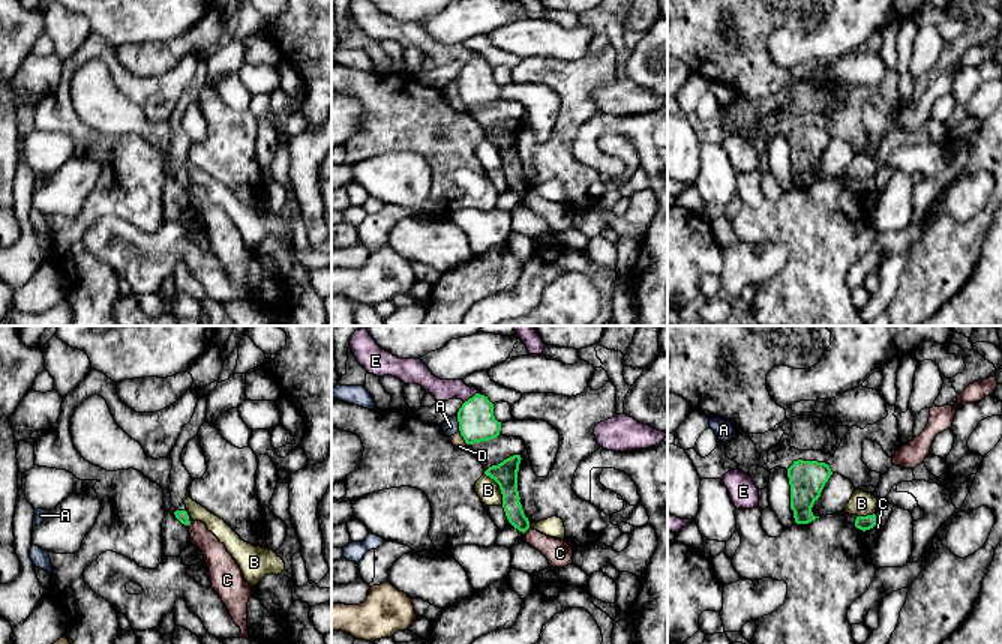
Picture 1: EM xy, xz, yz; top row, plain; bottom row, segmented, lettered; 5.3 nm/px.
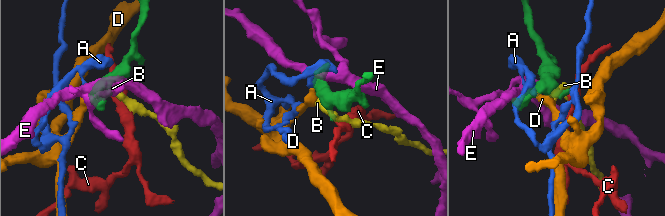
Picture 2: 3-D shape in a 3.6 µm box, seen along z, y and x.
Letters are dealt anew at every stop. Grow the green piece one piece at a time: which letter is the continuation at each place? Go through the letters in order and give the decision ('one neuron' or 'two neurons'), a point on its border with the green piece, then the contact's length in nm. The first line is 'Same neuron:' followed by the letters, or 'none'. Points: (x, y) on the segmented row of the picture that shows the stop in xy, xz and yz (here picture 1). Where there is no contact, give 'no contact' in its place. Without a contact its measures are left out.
Same neuron: none
A: two neurons; meets green in xz at (458, 421); contact 110 nm long
B: two neurons; meets green in xz at (500, 488); contact 200 nm long
C: two neurons; meets green in xz at (527, 529); contact 50 nm long
D: two neurons; meets green in xz at (464, 439); contact 80 nm long
E: two neurons; meets green in xz at (474, 395); contact 120 nm long

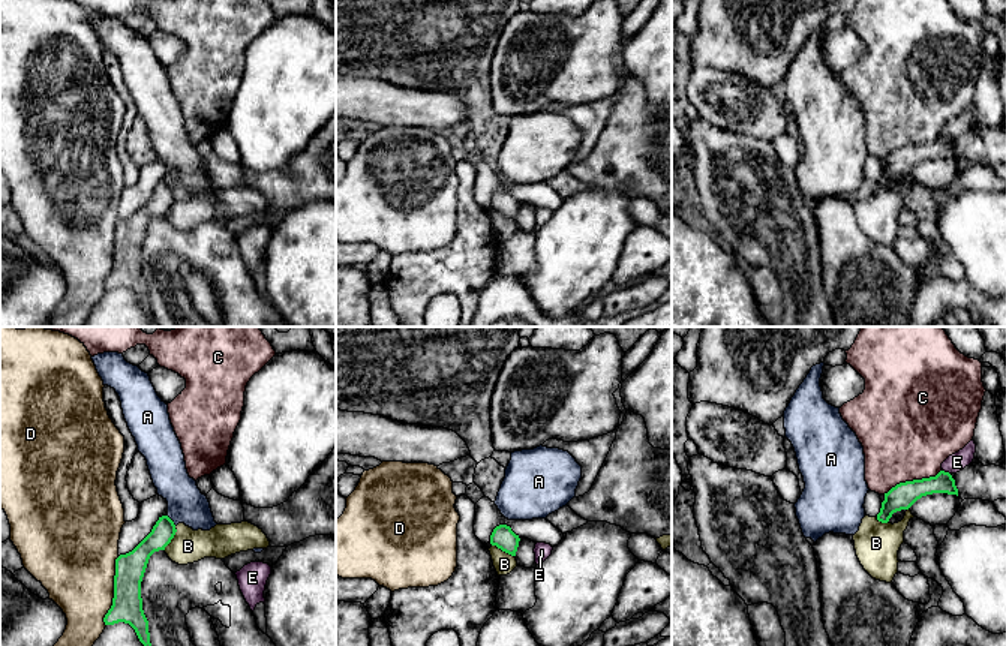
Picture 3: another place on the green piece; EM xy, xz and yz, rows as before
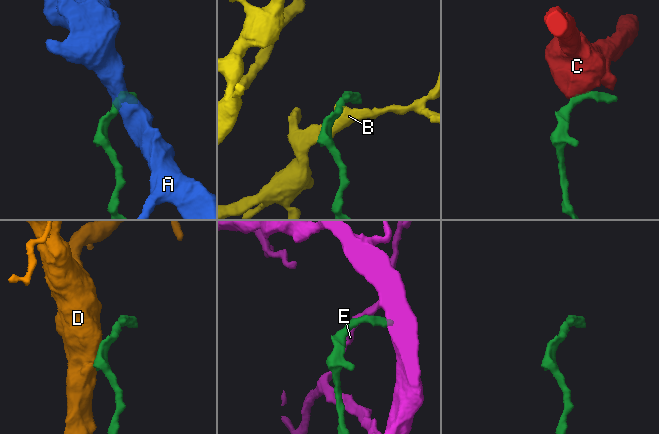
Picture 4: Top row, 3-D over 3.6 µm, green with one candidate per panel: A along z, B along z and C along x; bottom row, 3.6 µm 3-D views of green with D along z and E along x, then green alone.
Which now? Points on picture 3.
Same neuron: none
A: two neurons; meets green in xy at (171, 520); contact 80 nm long
B: two neurons; meets green in xy at (173, 537); contact 140 nm long
C: two neurons; meets green in yz at (913, 480); contact 340 nm long
D: two neurons; meets green in xy at (114, 591); contact 380 nm long
E: two neurons; meets green in yz at (946, 472); contact 50 nm long

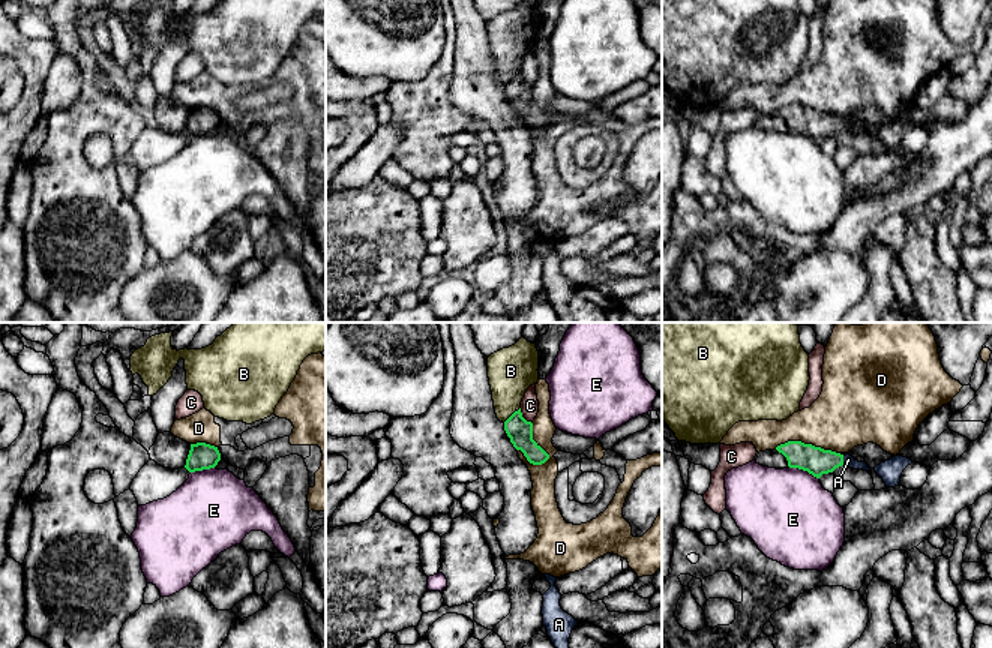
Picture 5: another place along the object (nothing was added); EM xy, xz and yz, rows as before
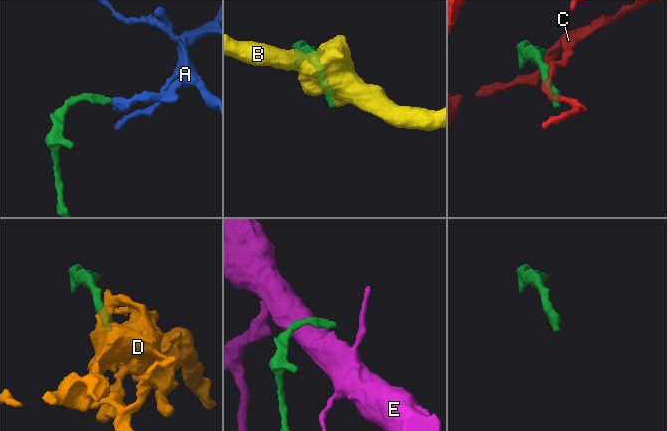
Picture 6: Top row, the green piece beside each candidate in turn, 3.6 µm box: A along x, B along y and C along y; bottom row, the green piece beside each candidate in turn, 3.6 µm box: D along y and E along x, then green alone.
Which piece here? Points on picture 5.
Same neuron: A
A: one neuron; meets green in yz at (842, 461); contact 50 nm long
B: two neurons; meets green in xz at (512, 414); contact 130 nm long
C: two neurons; meets green in xz at (521, 416); contact 100 nm long
D: two neurons; meets green in xz at (536, 444); contact 240 nm long
E: two neurons; meets green in yz at (803, 470); contact 180 nm long

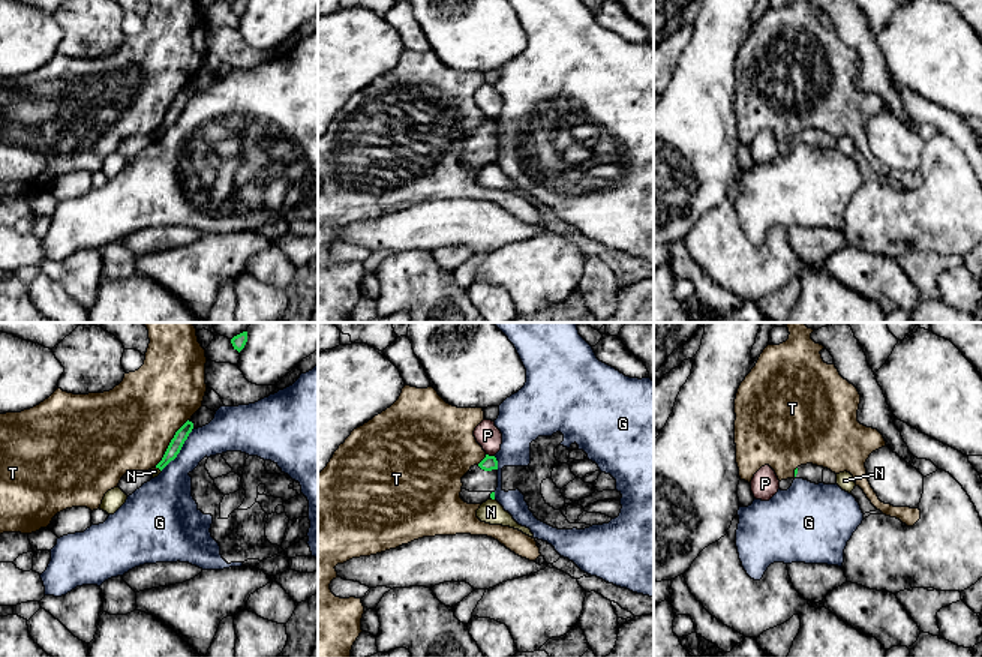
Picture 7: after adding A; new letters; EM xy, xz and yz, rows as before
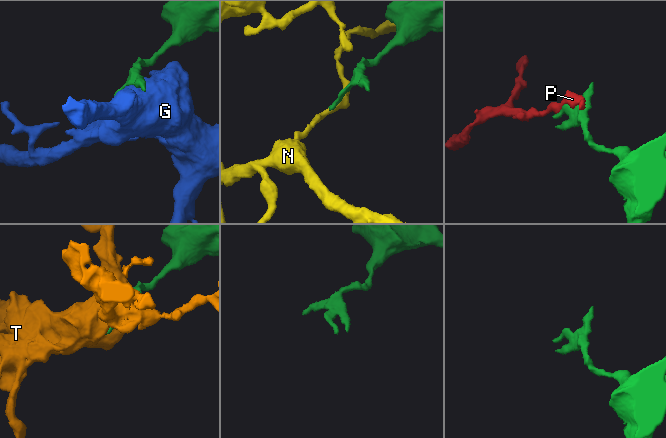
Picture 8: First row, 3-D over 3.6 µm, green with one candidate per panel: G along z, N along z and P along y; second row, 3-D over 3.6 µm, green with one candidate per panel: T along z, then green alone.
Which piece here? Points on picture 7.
Same neuron: none
G: two neurons; meets green in xy at (179, 452); contact 280 nm long
N: two neurons; meets green in xy at (158, 467); contact 50 nm long
P: two neurons; meets green in xz at (490, 456); contact 50 nm long
T: two neurons; meets green in xy at (170, 443); contact 320 nm long

